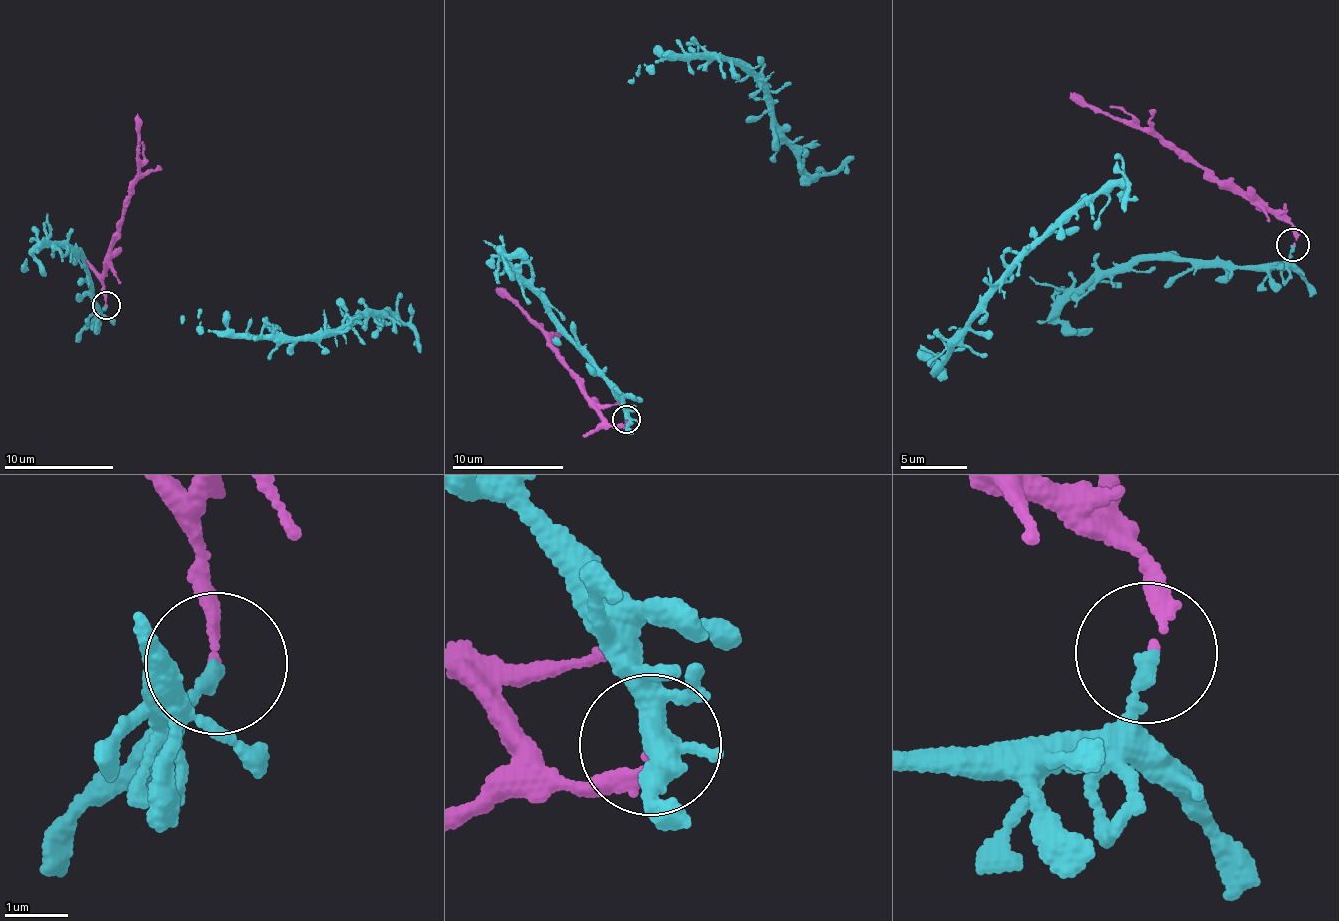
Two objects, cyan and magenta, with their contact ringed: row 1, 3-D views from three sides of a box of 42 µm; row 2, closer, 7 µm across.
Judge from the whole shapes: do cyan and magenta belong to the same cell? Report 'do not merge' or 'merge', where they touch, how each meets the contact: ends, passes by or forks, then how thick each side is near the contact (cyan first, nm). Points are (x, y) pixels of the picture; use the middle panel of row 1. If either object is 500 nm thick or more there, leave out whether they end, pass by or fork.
do not merge; at (626, 419); cyan ends there; magenta ends there; 220 nm thick on the cyan side, 130 nm on the other

